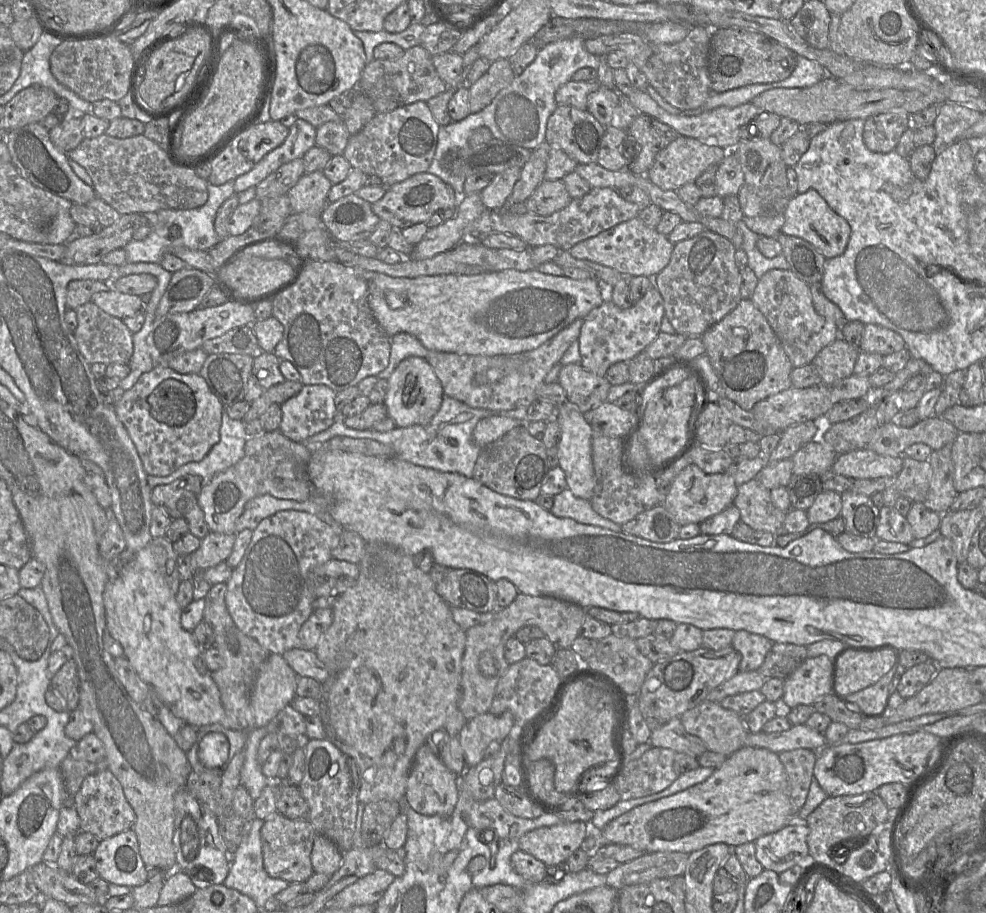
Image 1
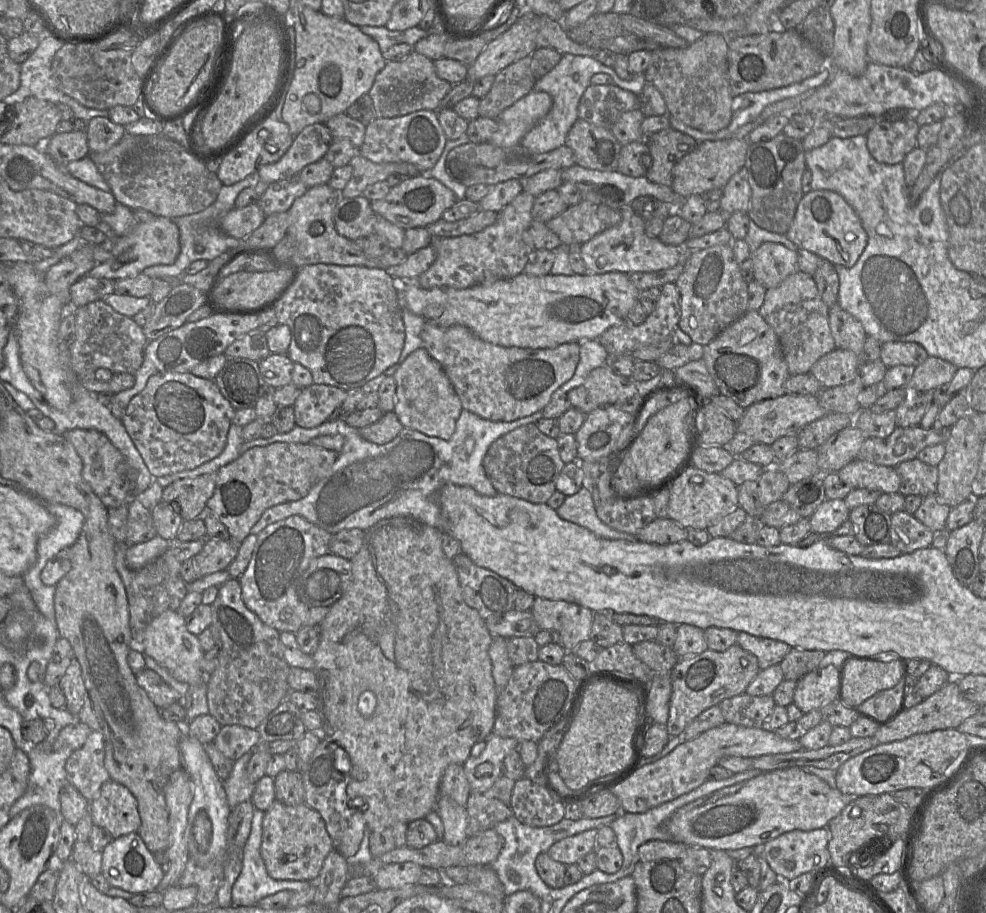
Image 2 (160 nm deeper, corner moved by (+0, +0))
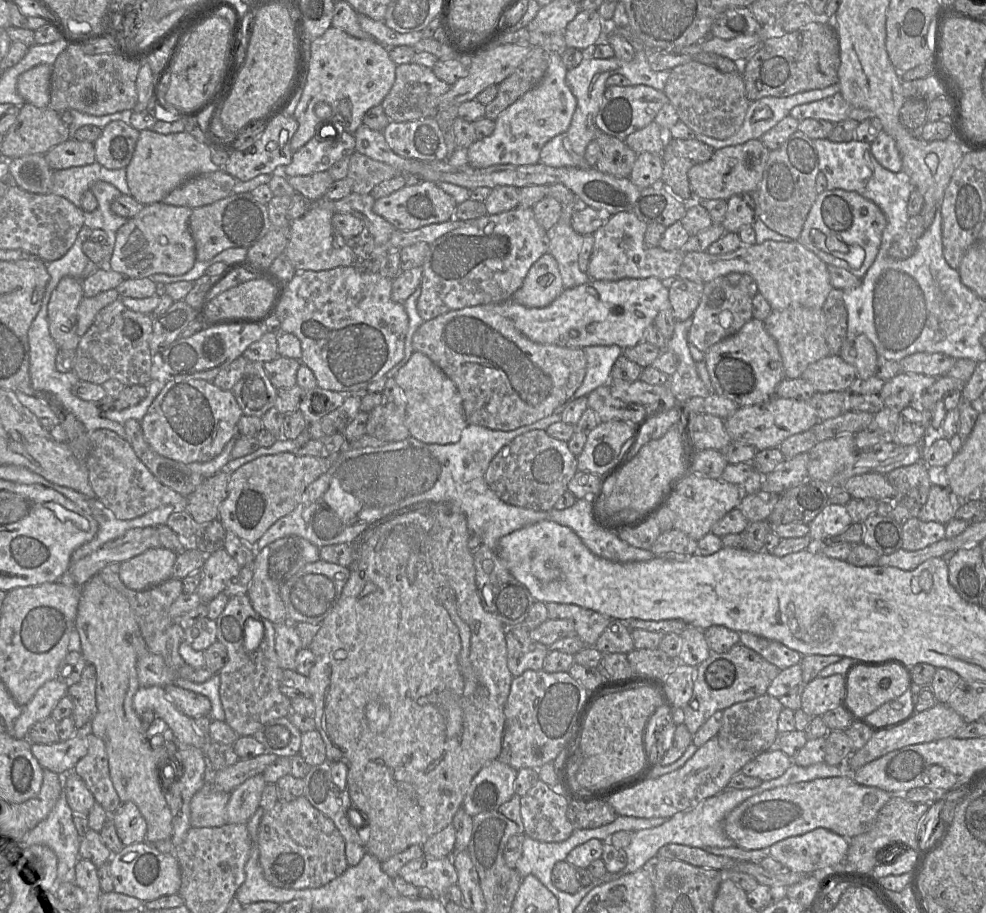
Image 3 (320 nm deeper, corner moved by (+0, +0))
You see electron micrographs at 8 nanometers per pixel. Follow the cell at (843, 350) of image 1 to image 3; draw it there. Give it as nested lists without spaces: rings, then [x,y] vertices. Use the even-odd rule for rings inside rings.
[[[828,355],[809,365],[801,378],[812,385],[816,392],[848,392],[858,378],[854,367],[839,355]]]

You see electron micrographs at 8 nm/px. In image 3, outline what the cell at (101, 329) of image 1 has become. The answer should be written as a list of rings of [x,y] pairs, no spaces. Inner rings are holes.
[[[119,299],[101,309],[76,349],[74,371],[79,380],[104,383],[118,378],[126,384],[148,384],[152,352],[149,347],[154,317],[128,309]]]

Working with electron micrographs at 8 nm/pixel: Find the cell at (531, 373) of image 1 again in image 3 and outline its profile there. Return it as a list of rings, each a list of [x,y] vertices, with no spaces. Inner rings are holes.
[[[489,303],[452,310],[423,322],[412,339],[415,352],[425,354],[456,385],[468,424],[510,431],[550,416],[581,386],[586,374],[582,348],[534,342],[503,315],[503,303]]]

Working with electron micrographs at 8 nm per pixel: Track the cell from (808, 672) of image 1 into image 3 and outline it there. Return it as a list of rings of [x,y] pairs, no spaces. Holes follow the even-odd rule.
[[[847,673],[817,676],[805,685],[801,708],[812,717],[822,717],[831,708],[845,704],[847,685]]]

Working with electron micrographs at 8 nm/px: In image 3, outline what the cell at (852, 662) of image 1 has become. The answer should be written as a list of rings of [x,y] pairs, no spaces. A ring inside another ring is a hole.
[[[859,666],[848,677],[845,704],[855,715],[866,717],[912,685],[912,675],[904,666]]]

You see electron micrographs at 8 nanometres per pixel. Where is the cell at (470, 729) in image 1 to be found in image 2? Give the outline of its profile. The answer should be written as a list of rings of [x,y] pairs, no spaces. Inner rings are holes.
[[[491,733],[484,741],[485,748],[478,756],[470,756],[463,764],[470,790],[487,791],[503,775],[503,761],[508,753],[517,750],[519,742],[514,738]]]

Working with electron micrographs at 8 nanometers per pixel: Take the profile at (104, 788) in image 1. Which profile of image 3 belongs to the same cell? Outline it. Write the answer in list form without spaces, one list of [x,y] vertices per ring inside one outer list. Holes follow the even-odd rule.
[[[134,802],[120,803],[111,815],[122,844],[129,845],[145,840],[147,832],[146,820]]]

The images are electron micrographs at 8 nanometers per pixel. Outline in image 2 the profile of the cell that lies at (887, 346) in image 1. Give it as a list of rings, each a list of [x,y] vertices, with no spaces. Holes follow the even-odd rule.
[[[886,342],[881,344],[880,360],[887,368],[898,365],[916,367],[928,357],[927,351],[915,342]]]

